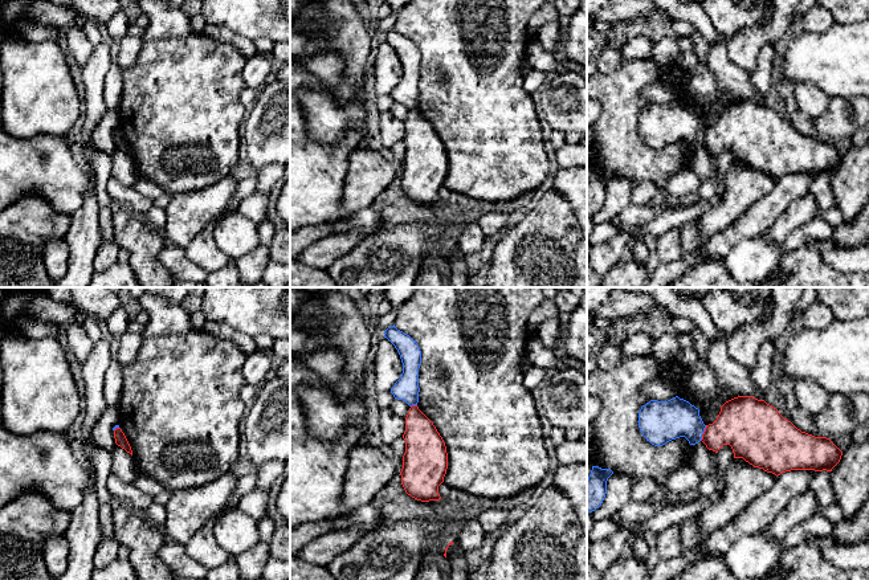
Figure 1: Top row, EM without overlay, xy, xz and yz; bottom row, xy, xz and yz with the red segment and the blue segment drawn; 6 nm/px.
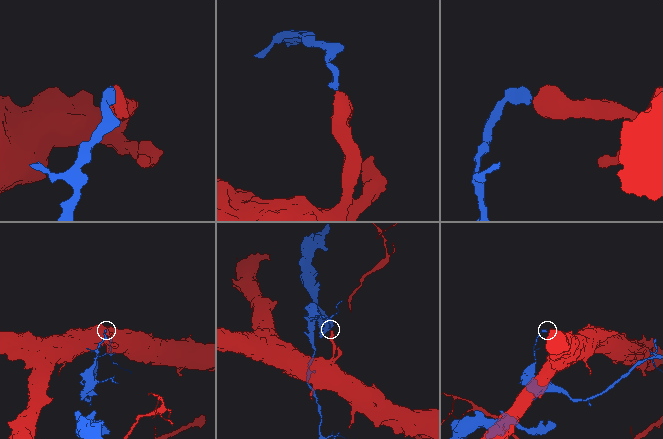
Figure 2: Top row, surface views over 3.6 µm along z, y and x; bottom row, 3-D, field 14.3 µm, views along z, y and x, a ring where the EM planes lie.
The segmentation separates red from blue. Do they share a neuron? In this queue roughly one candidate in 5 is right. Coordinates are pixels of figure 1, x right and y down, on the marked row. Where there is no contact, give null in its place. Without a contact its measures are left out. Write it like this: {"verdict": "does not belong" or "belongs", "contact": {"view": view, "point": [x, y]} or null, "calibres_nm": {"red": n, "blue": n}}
{"verdict": "does not belong", "contact": {"view": "yz", "point": [704, 433]}, "calibres_nm": {"red": 320, "blue": 240}}

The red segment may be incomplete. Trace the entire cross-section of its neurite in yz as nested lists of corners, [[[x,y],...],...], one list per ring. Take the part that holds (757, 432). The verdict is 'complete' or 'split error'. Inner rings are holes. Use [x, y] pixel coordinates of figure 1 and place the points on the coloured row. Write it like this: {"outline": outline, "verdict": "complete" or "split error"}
{"outline": [[[738,396],[726,401],[717,420],[706,425],[701,441],[715,453],[723,445],[730,445],[734,458],[743,458],[754,467],[776,477],[791,470],[832,471],[843,456],[843,452],[829,438],[801,432],[776,408],[754,396]]], "verdict": "complete"}

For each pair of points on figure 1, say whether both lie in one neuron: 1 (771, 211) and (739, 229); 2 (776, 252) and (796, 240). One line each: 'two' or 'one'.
1: one
2: one

